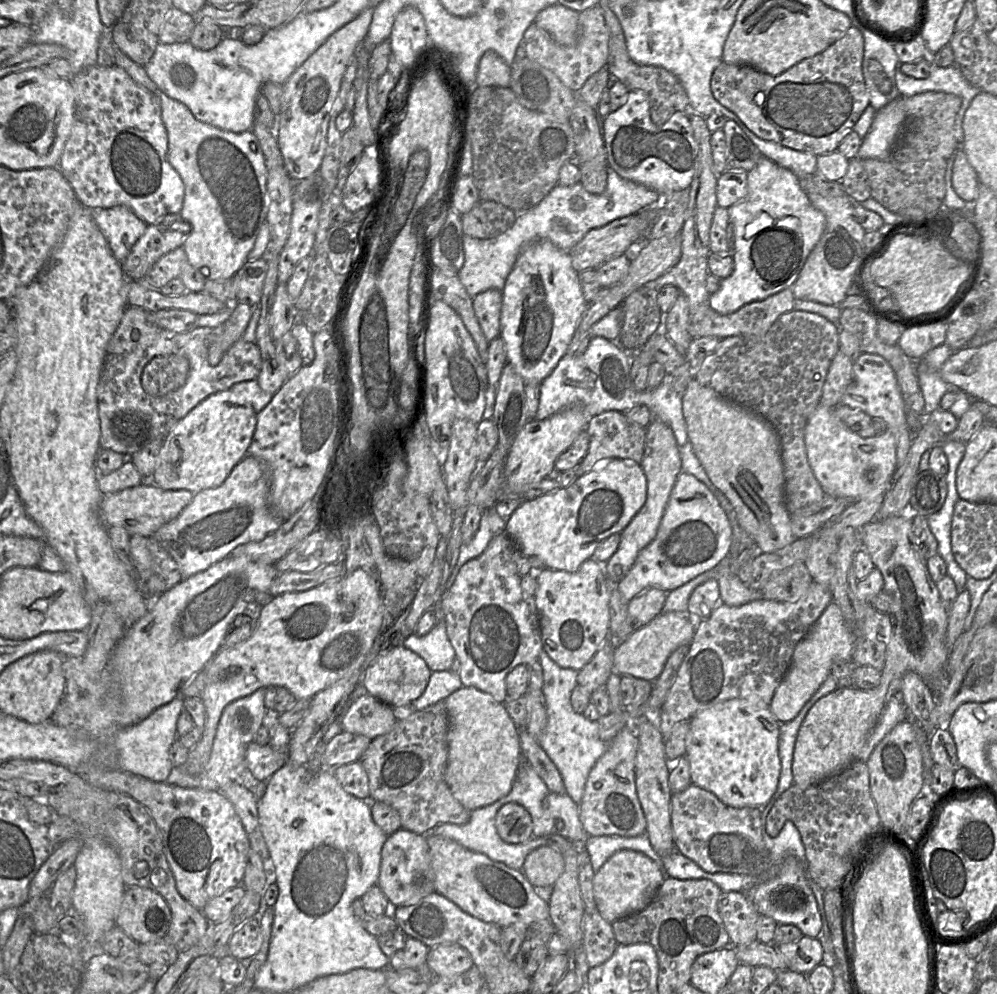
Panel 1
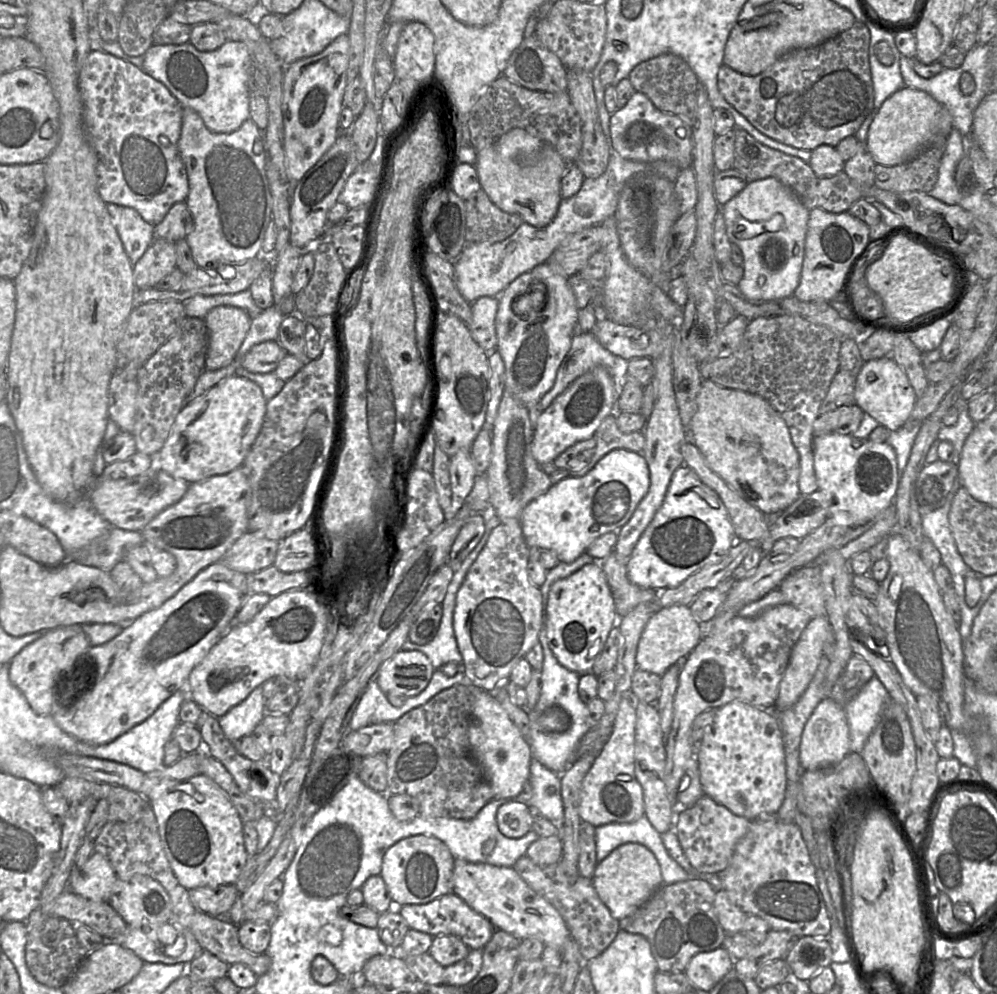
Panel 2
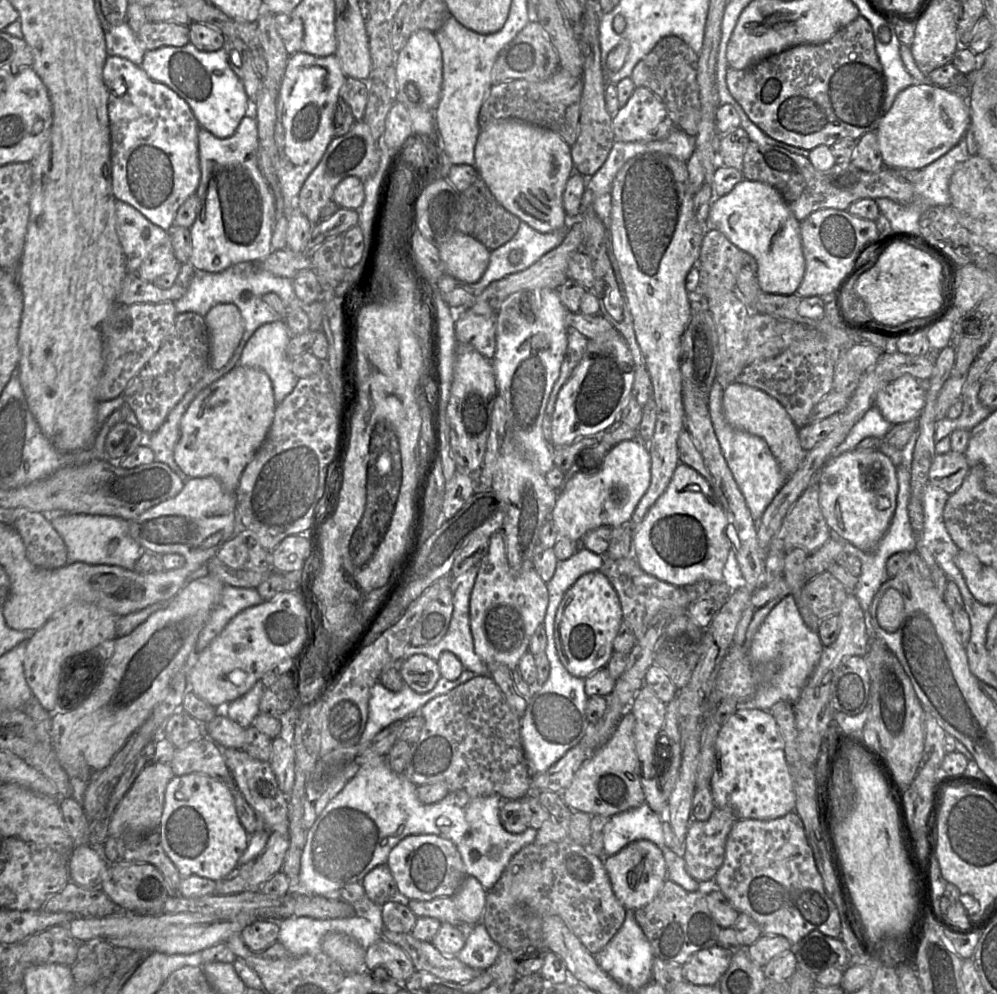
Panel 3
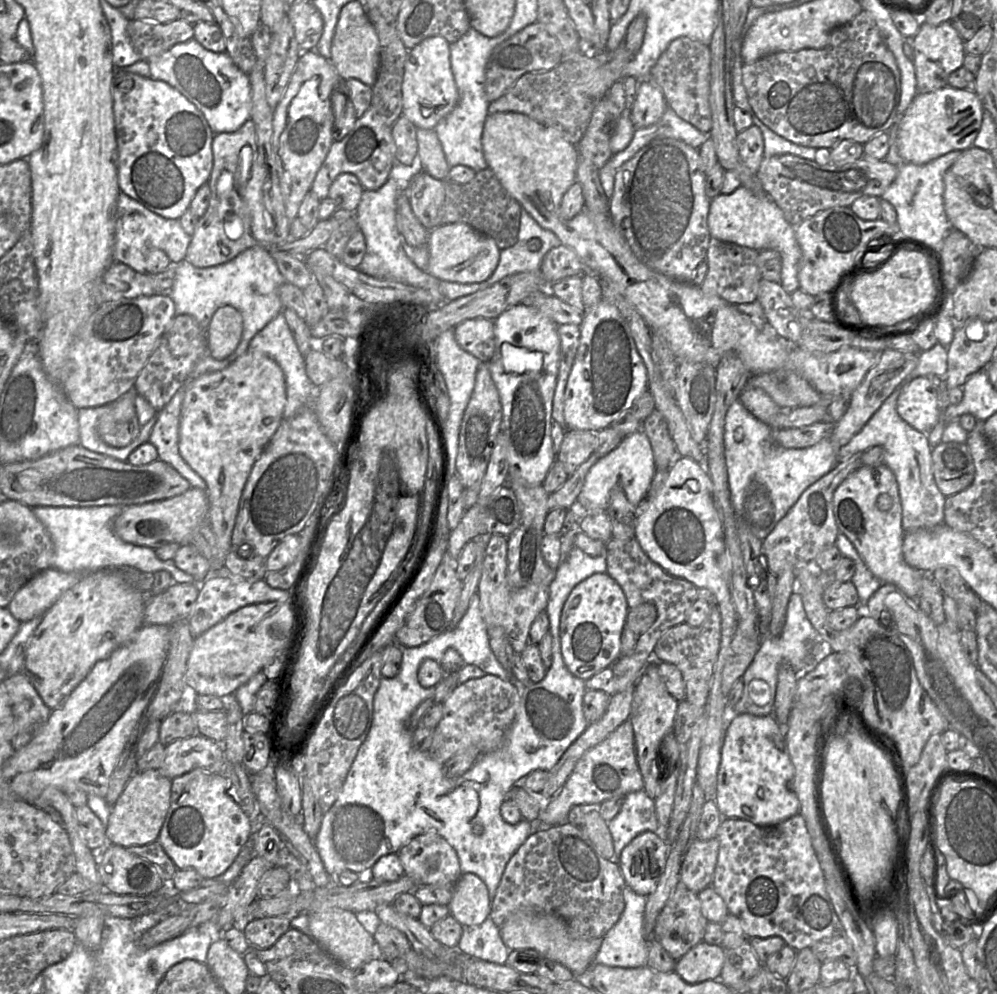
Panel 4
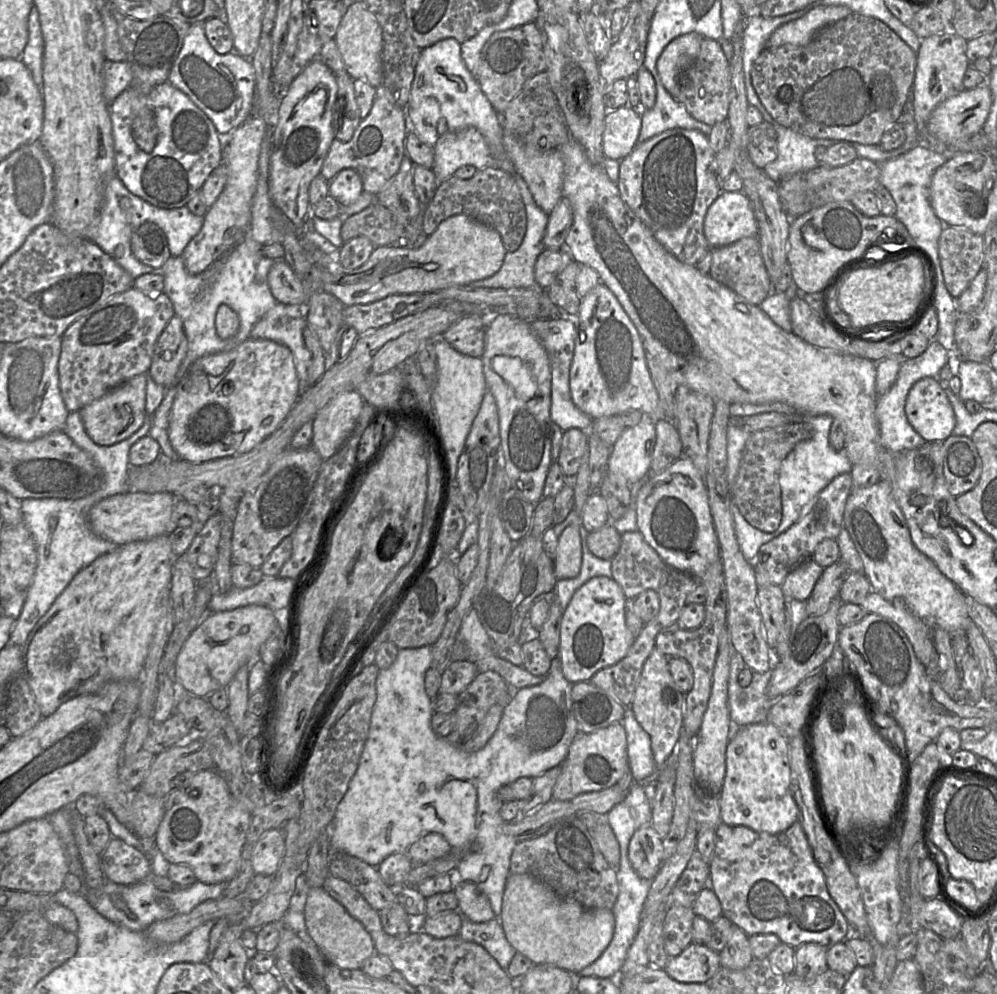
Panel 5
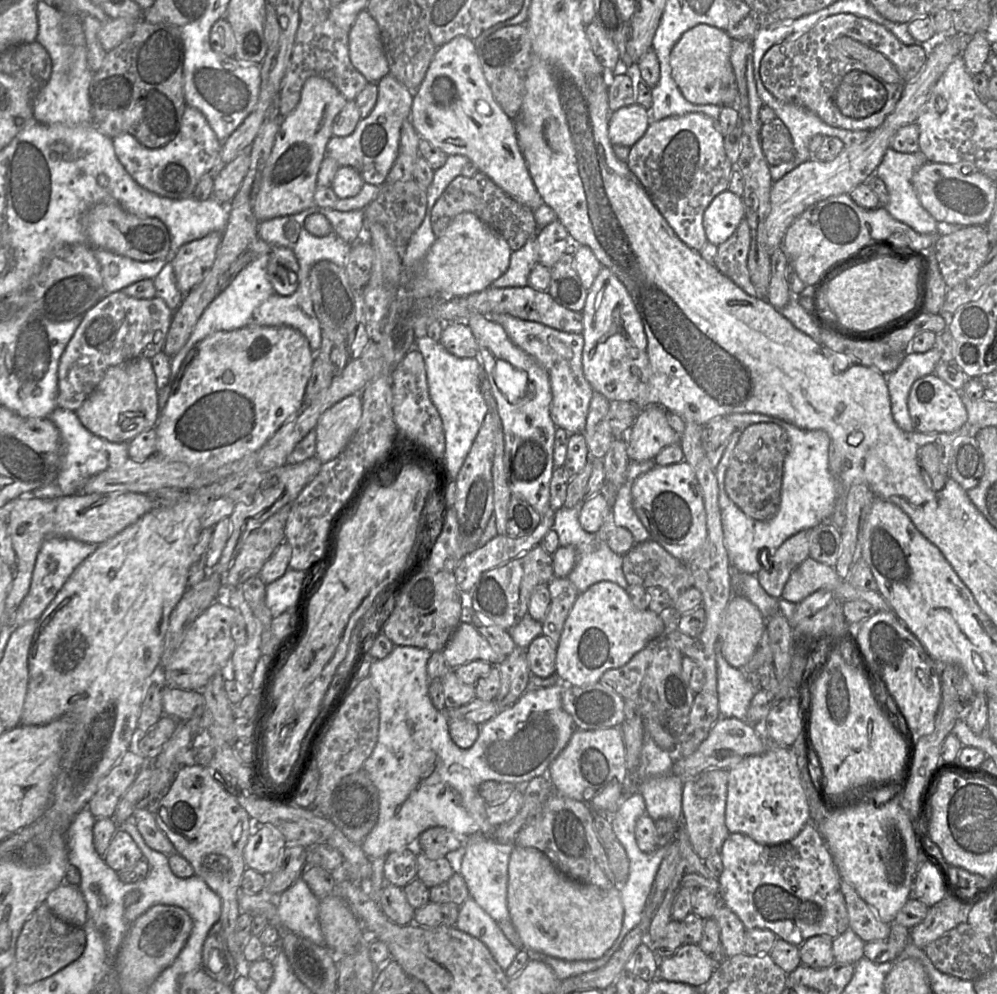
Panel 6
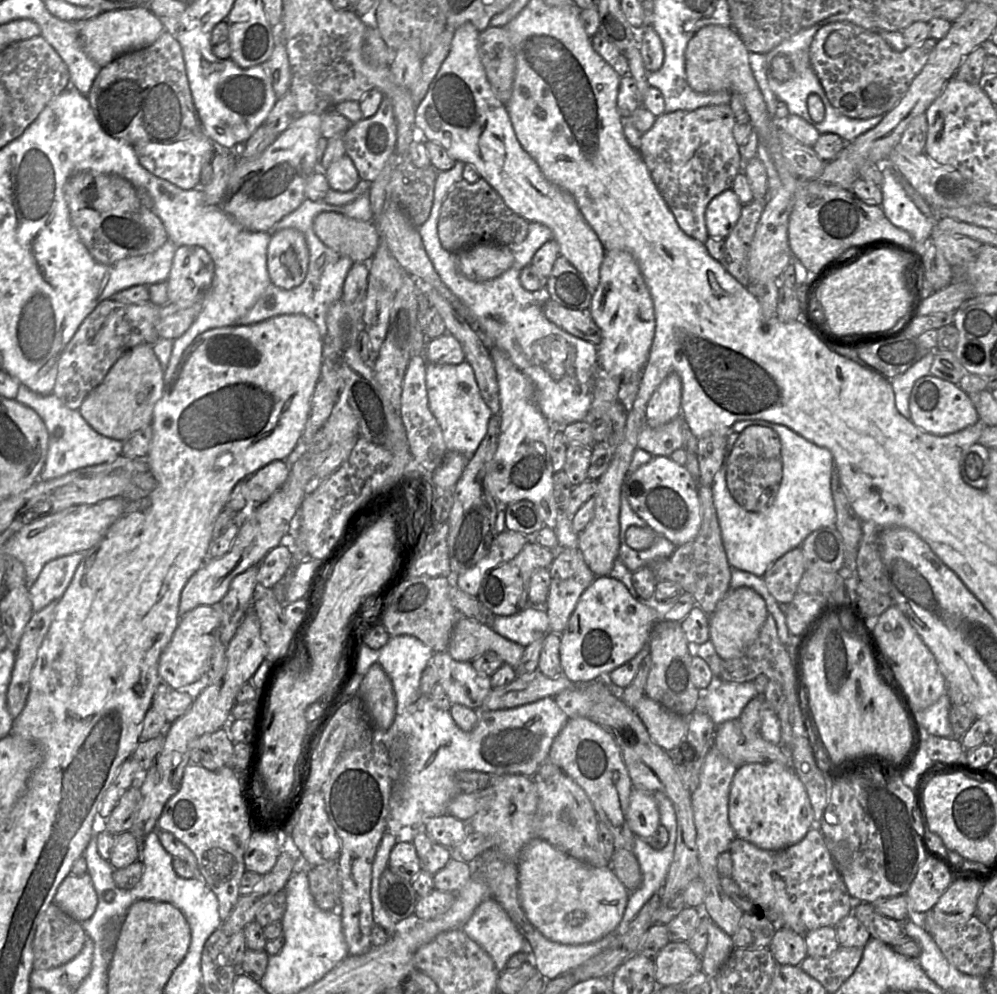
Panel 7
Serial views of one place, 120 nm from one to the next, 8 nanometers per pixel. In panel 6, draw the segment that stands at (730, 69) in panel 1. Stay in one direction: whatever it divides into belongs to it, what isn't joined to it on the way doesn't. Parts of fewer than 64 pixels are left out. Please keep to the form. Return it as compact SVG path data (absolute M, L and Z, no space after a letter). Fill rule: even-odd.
M836 14L819 21L801 37L769 48L760 63L760 77L765 88L779 101L803 106L833 127L870 131L894 110L905 86L921 71L928 55L928 43L905 45L876 22L853 14ZM889 65L898 74L896 82L888 82L878 73L878 70L886 71Z

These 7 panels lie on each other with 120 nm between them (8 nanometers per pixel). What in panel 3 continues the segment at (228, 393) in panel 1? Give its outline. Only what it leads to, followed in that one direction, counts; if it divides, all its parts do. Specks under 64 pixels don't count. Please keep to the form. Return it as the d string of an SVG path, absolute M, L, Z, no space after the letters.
M237 364L189 404L180 421L175 462L189 478L215 477L235 494L243 470L266 438L275 408L269 376L263 370Z

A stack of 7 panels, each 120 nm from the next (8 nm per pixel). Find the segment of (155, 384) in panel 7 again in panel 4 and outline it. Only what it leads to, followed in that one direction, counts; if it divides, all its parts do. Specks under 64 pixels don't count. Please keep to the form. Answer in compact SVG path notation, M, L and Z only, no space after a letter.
M134 388L120 396L110 404L105 405L104 413L97 422L97 432L107 445L122 448L129 445L140 433Z

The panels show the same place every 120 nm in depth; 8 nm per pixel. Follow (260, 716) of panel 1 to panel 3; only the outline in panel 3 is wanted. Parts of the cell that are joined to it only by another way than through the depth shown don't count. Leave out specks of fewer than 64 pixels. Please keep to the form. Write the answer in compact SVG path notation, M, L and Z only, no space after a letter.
M257 681L244 695L229 704L223 704L217 709L217 715L225 714L228 718L247 728L252 725L255 717L260 713L259 703L264 692L262 681Z

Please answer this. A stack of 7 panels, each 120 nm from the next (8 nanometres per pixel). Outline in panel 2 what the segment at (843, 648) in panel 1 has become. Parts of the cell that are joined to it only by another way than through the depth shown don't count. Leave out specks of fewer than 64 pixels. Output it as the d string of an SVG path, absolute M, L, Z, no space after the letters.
M827 616L812 618L794 645L779 685L774 704L776 711L795 704L807 689L818 668L823 646L833 632Z

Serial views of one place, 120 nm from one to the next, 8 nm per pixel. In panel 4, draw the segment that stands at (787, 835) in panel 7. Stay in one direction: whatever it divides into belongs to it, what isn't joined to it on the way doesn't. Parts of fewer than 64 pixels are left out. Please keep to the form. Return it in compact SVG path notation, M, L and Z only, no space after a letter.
M773 714L729 715L721 749L715 803L723 818L738 818L766 827L799 813L799 800L792 790L794 767L785 739L785 729Z

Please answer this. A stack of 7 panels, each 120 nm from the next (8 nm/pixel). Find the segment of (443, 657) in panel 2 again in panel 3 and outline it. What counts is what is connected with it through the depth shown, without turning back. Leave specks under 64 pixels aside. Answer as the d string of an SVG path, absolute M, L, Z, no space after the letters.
M479 565L468 569L464 574L454 578L453 592L453 612L449 628L444 637L435 645L430 646L412 646L409 644L403 652L401 661L408 659L415 654L423 654L438 662L443 651L454 653L461 661L465 670L470 670L476 675L488 675L489 667L479 658L474 651L473 636L470 628L470 596L478 573Z

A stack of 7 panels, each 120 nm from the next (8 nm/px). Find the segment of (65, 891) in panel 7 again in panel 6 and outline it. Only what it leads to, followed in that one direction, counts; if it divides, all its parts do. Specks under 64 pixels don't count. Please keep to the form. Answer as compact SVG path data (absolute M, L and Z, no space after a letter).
M63 883L47 897L45 904L64 922L83 927L87 920L87 903L79 887Z

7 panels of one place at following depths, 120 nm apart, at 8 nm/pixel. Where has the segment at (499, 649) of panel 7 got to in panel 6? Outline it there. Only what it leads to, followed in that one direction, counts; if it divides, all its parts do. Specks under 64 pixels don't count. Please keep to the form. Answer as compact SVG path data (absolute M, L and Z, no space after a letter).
M461 622L443 649L448 667L455 669L474 660L491 665L503 662L505 656L495 652L489 642L470 622Z

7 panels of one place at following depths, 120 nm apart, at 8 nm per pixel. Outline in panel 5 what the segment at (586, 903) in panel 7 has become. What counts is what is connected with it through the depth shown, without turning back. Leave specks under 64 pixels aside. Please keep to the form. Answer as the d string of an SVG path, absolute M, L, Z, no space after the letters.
M528 873L508 875L499 923L508 943L516 952L527 957L534 965L550 964L571 974L578 974L603 954L613 938L615 929L612 910L587 909L575 899L557 894L543 881Z

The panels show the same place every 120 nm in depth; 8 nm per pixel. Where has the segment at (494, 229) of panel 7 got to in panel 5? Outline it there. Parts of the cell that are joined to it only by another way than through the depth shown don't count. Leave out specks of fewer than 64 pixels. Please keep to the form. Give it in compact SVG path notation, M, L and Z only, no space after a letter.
M487 167L478 170L470 179L452 176L440 183L432 201L424 209L423 234L431 236L444 220L458 214L468 215L495 229L501 235L507 252L515 252L525 237L527 216L516 184L516 174L500 167Z

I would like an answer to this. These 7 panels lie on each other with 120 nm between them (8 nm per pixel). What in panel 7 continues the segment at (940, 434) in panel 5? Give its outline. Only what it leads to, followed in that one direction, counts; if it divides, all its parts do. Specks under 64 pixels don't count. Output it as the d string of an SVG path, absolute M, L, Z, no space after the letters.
M933 375L918 379L911 391L909 408L911 421L921 430L937 436L946 436L974 425L980 419L969 395L958 384Z

